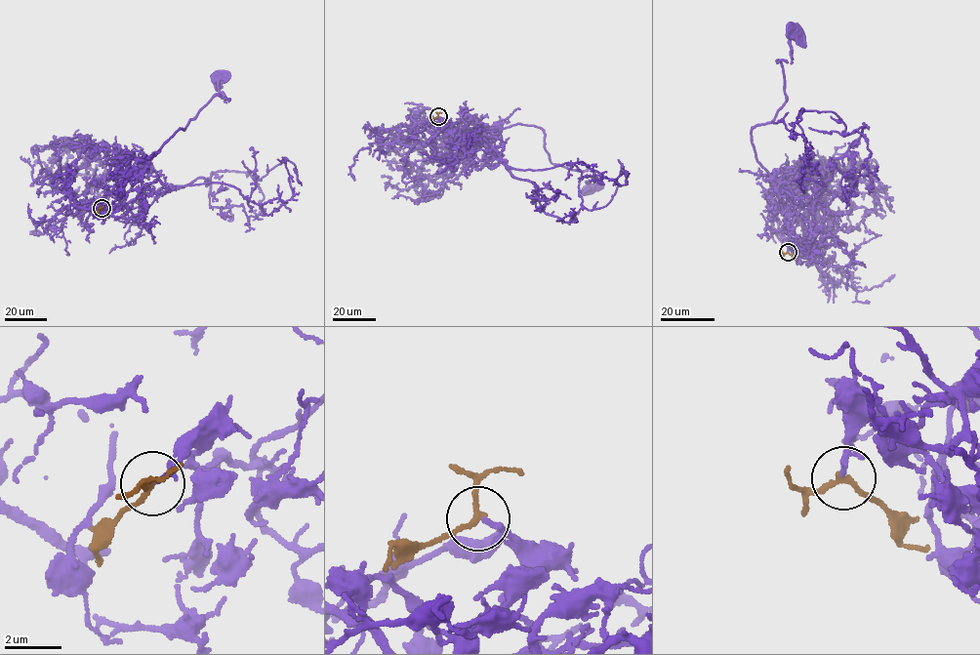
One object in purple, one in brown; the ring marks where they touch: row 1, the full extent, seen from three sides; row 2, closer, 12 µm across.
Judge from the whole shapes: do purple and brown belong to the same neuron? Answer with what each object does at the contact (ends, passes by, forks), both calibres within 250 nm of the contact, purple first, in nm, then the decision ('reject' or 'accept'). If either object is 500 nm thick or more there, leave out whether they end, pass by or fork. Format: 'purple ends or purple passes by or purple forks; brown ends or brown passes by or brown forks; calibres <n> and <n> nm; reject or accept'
purple ends; brown passes by; calibres 180 and 180 nm; accept

